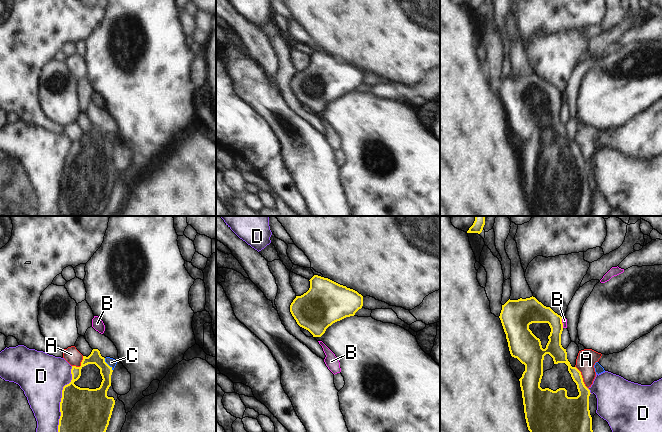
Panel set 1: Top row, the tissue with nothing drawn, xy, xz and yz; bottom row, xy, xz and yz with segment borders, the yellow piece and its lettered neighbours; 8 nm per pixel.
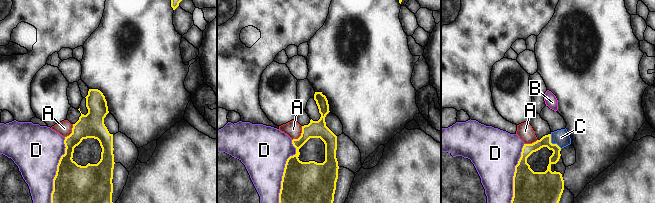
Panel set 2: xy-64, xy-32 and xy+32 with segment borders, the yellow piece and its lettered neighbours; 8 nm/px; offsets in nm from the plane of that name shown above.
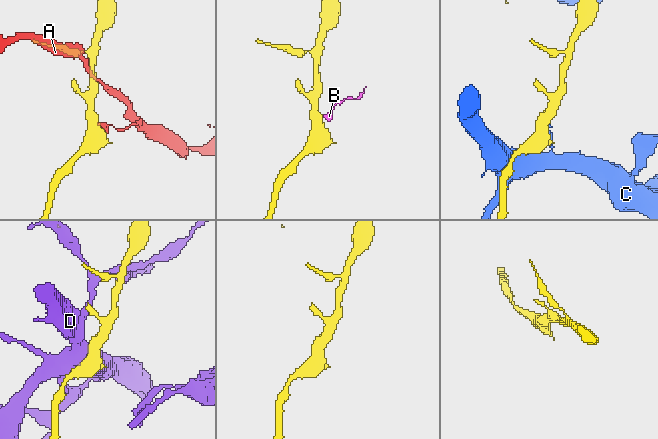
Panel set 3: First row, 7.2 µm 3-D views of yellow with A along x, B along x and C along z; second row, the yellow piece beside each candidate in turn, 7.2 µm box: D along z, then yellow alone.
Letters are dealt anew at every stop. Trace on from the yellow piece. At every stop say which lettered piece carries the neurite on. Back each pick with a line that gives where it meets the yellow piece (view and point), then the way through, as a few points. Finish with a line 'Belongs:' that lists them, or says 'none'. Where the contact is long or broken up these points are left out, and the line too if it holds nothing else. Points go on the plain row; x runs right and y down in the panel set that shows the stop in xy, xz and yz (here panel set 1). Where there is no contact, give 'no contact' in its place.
Belongs: none

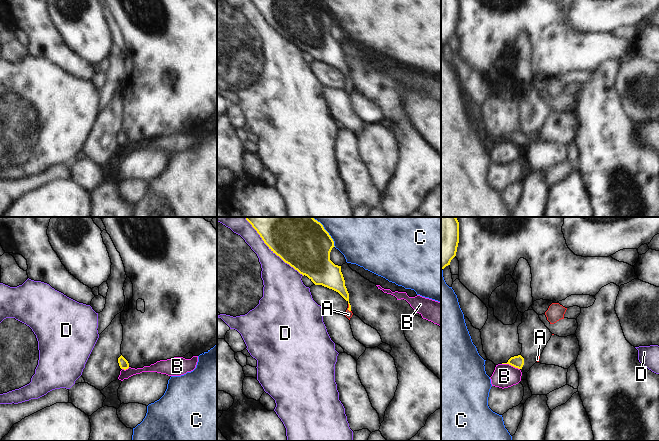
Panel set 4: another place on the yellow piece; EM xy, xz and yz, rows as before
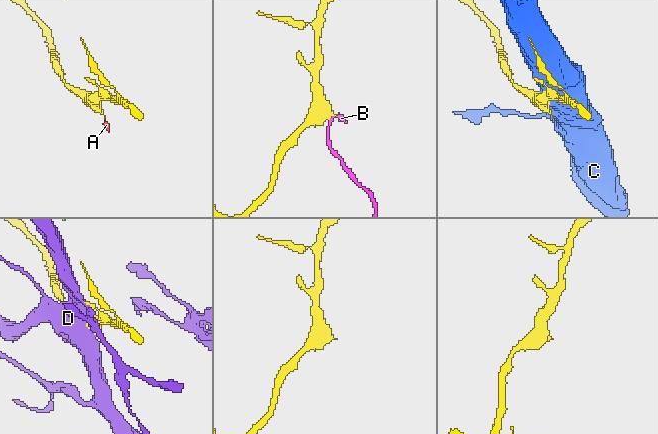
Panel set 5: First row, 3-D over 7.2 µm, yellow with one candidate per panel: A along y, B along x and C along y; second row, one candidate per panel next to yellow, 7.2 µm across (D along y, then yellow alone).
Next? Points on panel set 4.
A: contact xz (349, 83); way xz (334, 56), (346, 72), (349, 83), (348, 90)
Belongs: A

